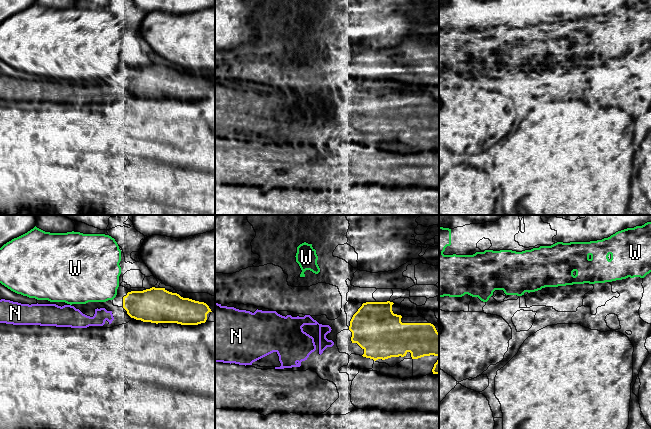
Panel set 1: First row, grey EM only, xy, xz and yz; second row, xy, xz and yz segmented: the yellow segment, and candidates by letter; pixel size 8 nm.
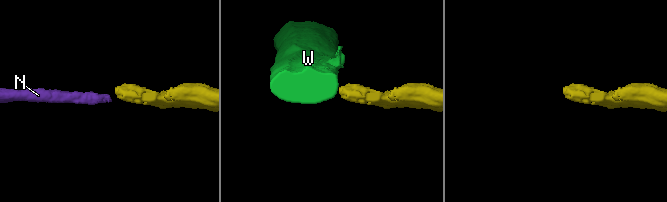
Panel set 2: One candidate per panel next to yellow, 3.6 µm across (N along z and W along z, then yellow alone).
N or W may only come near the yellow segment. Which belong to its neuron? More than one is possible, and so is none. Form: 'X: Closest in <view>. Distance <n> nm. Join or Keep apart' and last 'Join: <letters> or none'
N: Closest in xy. Distance 100 nm. Join
W: Closest in xy. Distance 60 nm. Keep apart
Join: N

